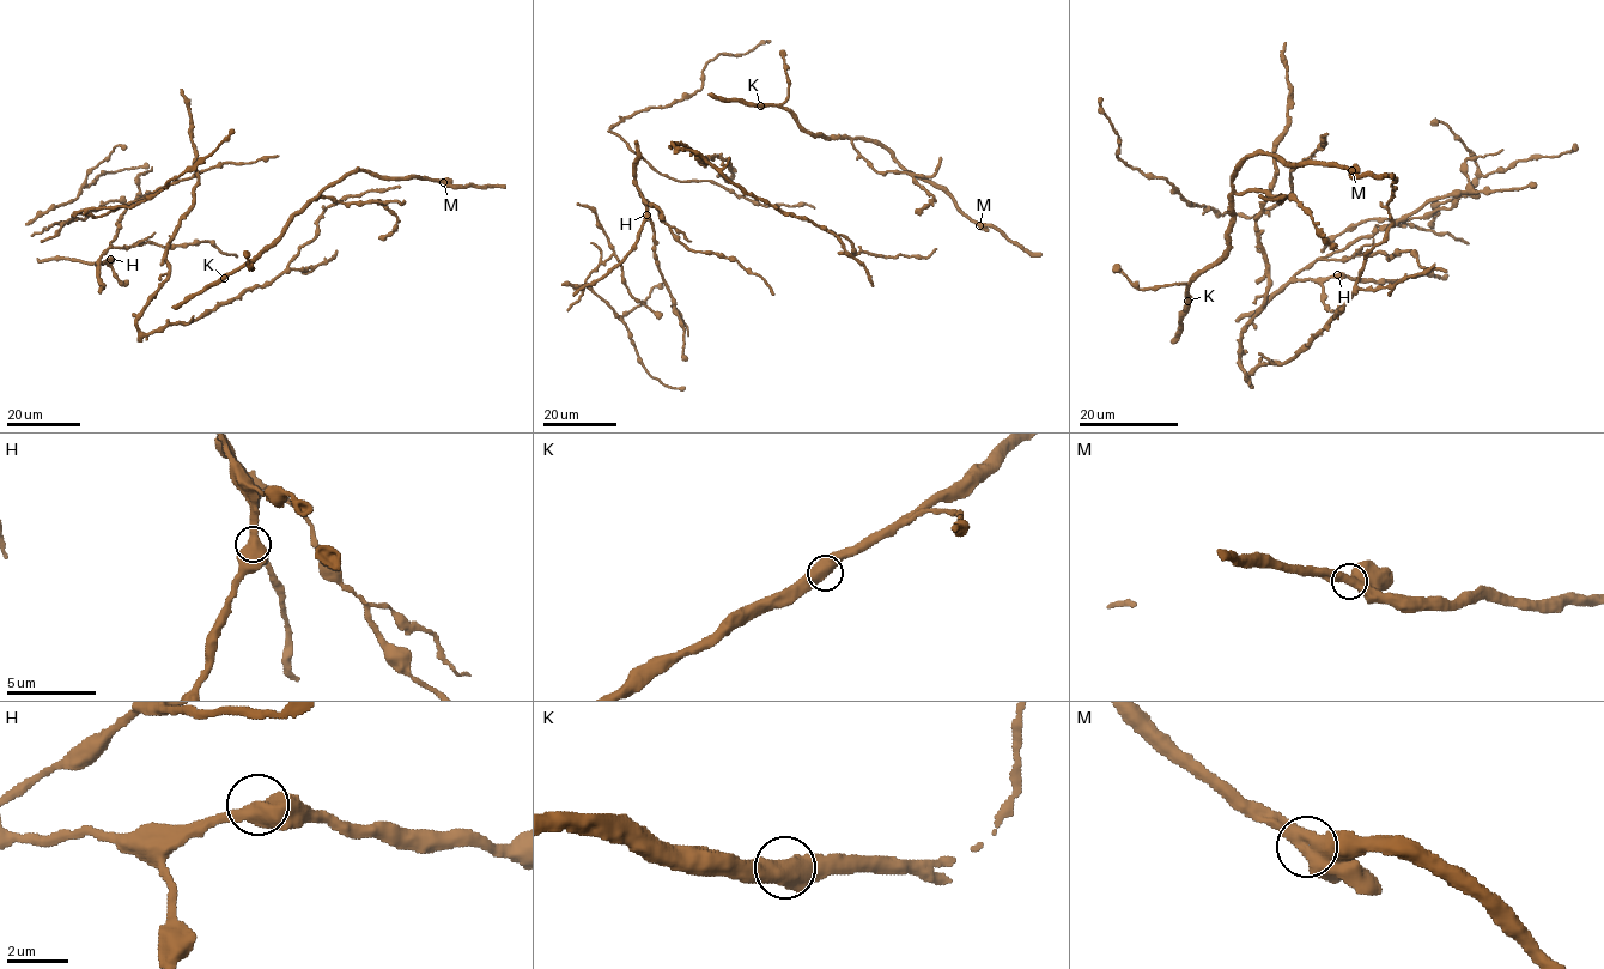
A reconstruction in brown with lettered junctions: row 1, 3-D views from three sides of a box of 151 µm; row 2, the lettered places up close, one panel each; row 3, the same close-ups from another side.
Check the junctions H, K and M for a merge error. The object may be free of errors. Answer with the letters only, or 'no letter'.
no letter

